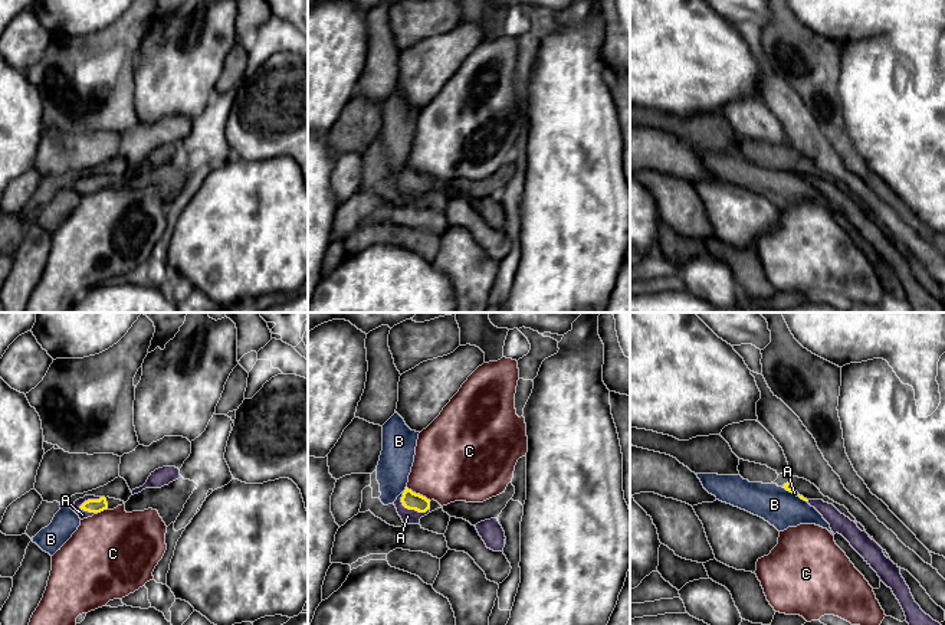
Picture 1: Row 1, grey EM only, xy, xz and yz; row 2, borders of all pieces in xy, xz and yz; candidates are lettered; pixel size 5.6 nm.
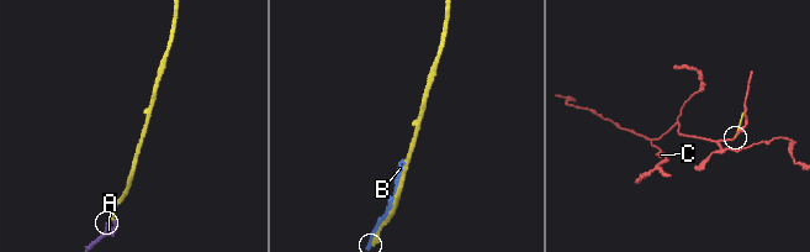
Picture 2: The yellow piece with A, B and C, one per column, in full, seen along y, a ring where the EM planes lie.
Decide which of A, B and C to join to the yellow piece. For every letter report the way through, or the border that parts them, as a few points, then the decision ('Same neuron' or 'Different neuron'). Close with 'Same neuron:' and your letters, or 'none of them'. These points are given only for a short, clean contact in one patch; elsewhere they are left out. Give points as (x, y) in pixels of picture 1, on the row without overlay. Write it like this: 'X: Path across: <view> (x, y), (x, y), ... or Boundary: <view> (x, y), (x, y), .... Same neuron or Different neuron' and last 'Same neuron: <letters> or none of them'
A: Same neuron
B: Different neuron
C: Different neuron
Same neuron: A

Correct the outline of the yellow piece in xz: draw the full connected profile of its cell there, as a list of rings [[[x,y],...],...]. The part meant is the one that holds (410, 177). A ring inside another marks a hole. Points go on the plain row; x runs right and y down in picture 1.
[[[406,167],[394,179],[398,193],[404,202],[419,202],[420,196],[430,190],[430,177]]]

